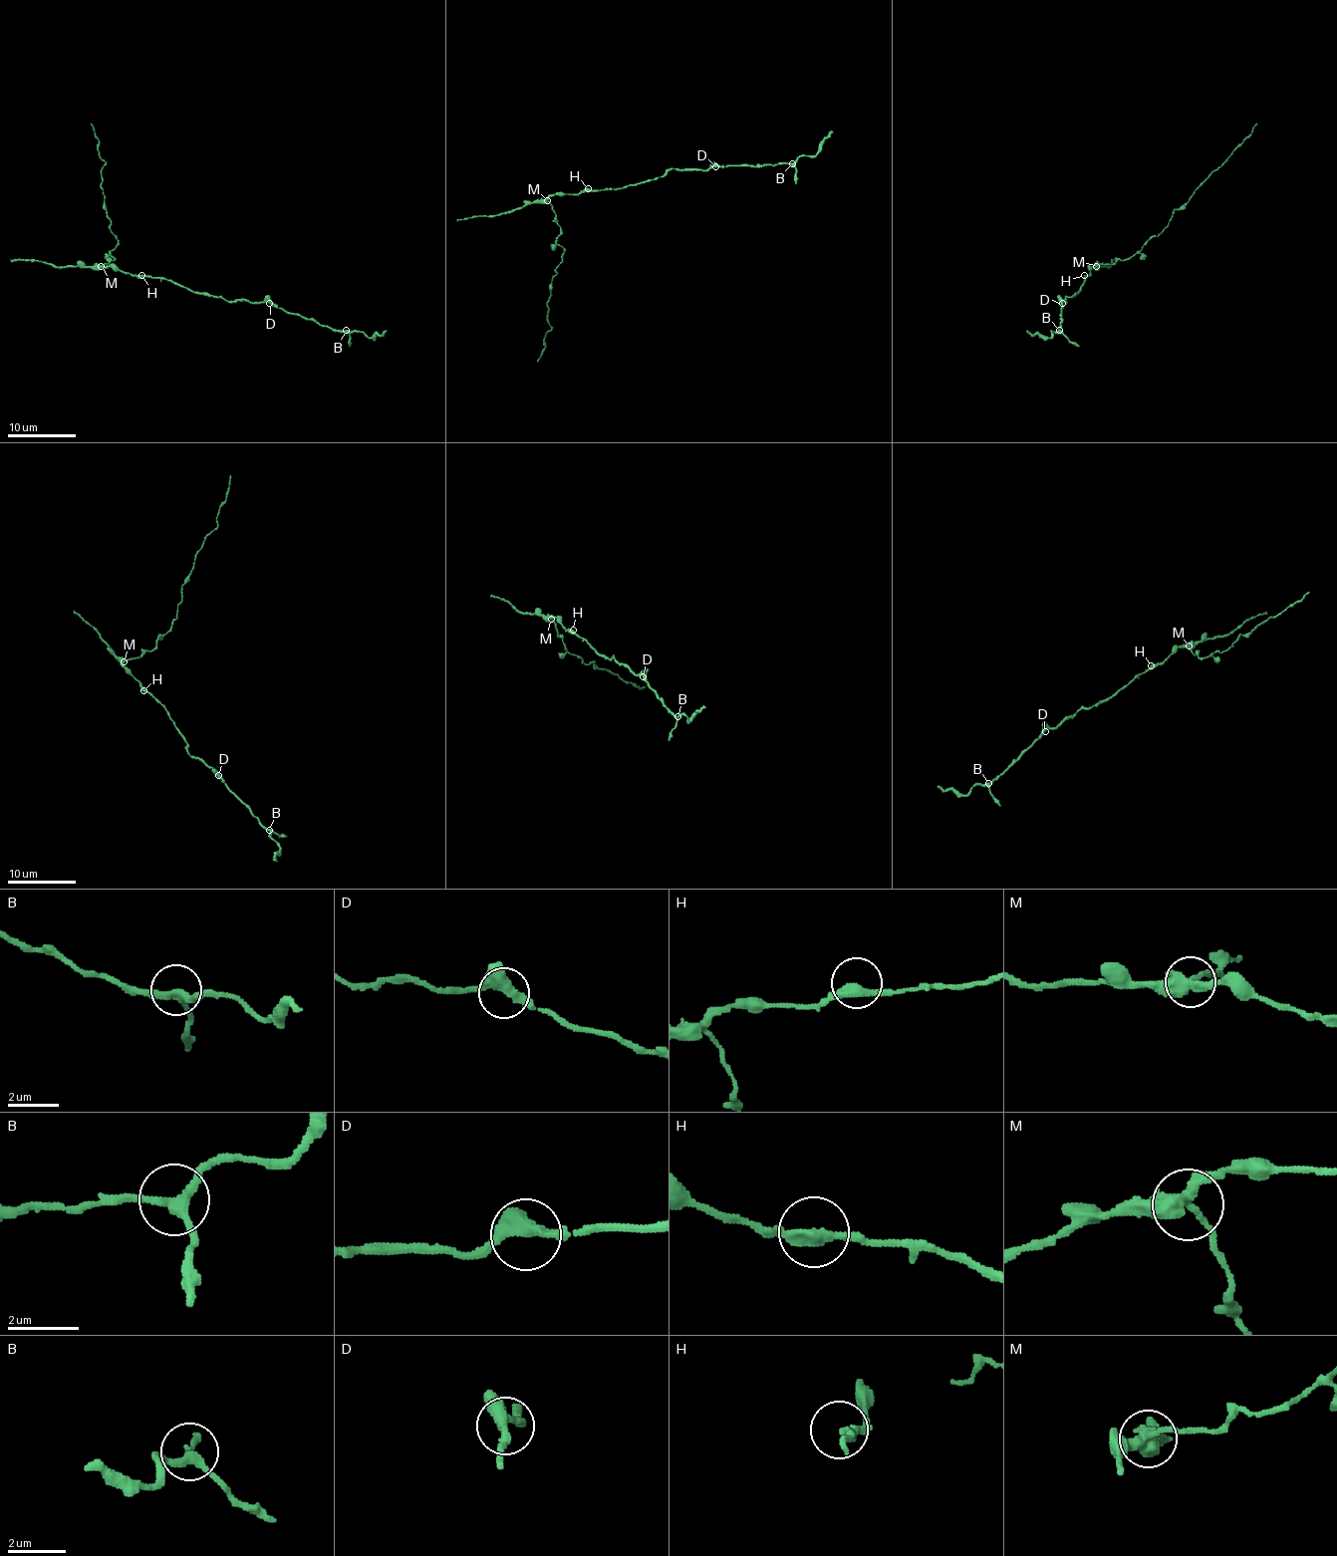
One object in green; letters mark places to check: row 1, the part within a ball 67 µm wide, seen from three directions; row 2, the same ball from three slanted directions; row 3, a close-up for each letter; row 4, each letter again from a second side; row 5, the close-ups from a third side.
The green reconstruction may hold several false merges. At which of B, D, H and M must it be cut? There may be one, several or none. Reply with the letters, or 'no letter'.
M

